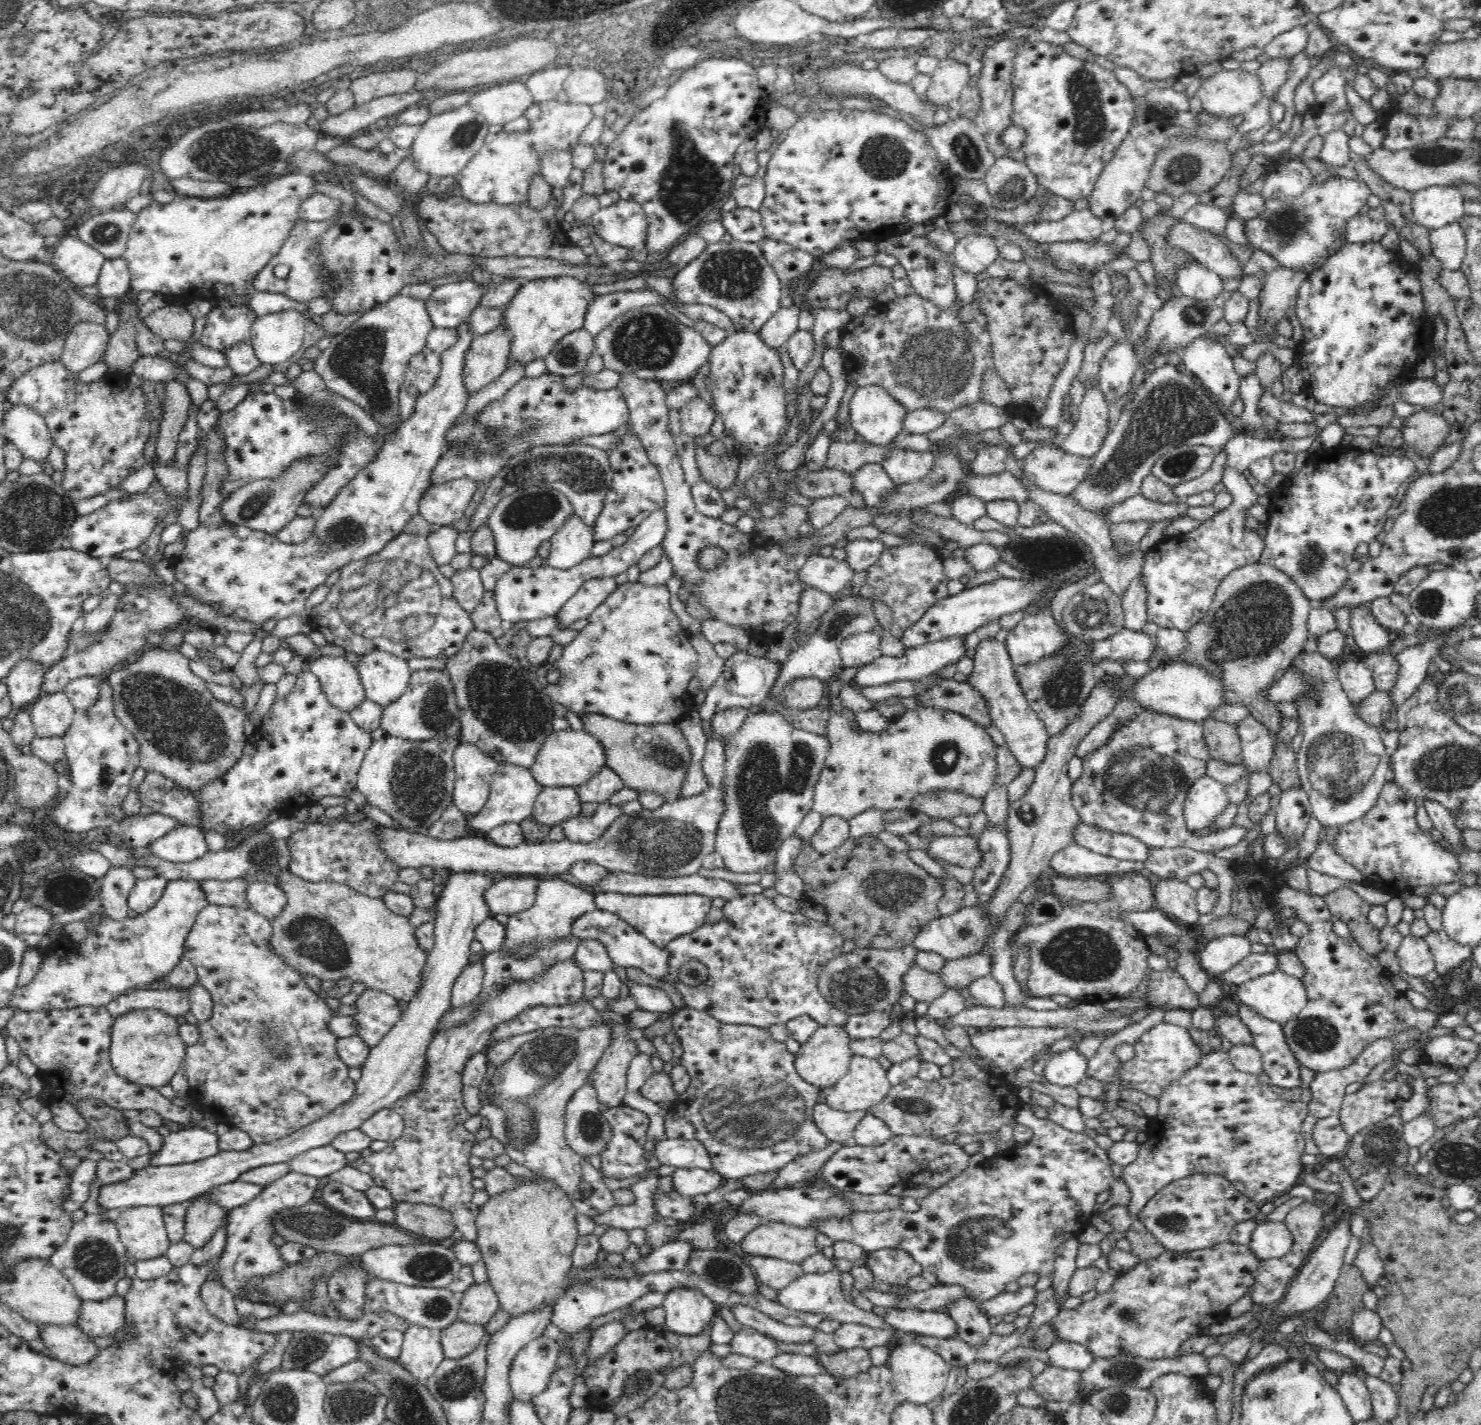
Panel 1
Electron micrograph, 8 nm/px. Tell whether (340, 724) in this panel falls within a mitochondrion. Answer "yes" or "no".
no

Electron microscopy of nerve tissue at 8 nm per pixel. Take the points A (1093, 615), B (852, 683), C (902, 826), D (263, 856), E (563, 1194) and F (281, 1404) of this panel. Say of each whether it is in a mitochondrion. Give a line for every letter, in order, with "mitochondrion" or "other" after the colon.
A: mitochondrion
B: other
C: other
D: mitochondrion
E: other
F: mitochondrion

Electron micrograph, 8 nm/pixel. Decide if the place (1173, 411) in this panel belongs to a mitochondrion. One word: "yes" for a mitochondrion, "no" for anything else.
yes

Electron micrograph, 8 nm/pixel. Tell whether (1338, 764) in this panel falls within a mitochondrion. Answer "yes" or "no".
yes

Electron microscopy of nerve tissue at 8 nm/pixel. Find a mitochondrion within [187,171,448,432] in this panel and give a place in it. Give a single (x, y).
(359, 356)

